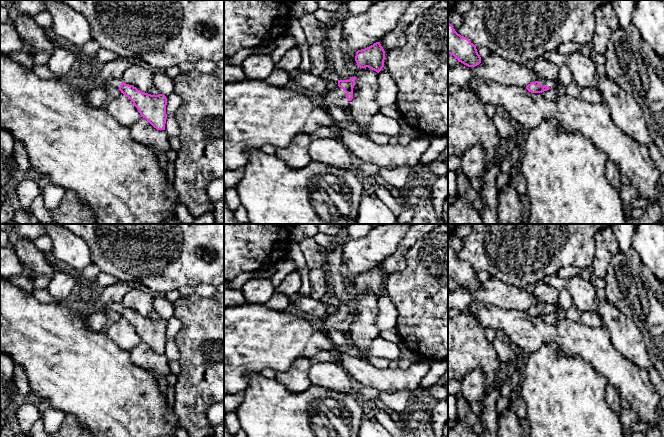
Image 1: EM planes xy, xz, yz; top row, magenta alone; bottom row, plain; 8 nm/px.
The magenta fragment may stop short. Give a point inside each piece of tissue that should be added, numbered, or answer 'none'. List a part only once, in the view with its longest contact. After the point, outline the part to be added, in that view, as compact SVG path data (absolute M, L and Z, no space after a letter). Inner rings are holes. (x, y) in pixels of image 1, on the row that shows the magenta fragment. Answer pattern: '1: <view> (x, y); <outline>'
1: xz (337, 97); M339 86L336 90L328 91L324 96L317 96L316 99L324 108L327 108L329 105L335 105L347 110L349 106L346 92Z

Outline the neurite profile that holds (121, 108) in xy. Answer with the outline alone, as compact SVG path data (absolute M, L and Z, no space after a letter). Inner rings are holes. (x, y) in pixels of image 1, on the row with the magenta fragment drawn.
M123 93L115 97L106 110L120 124L129 128L141 118L133 102Z

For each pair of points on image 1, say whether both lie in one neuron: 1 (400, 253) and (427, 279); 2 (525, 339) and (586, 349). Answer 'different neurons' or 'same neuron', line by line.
1: different neurons
2: same neuron

